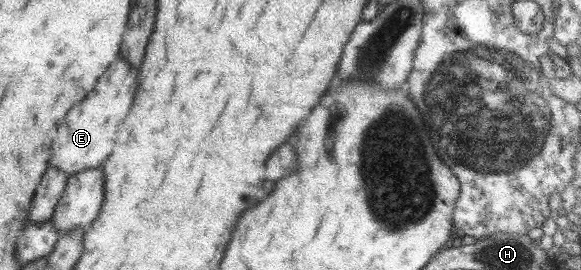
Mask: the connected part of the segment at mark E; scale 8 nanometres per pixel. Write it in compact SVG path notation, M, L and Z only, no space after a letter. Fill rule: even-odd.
M119 56L95 80L93 90L85 96L85 100L73 106L67 112L65 120L57 126L57 138L53 140L49 164L65 171L68 176L83 169L103 166L111 154L117 124L131 110L135 88L137 88L137 70Z

